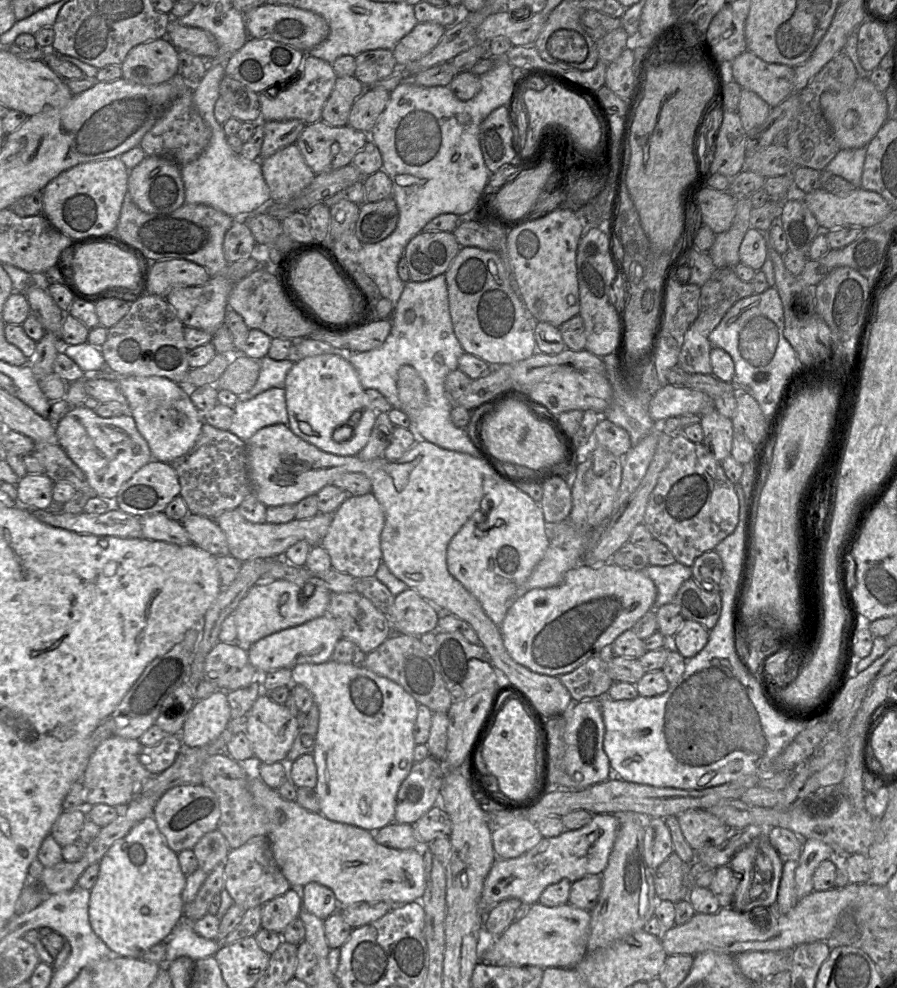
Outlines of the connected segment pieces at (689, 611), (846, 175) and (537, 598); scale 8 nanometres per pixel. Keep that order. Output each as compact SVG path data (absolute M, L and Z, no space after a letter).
M690 578L679 588L673 603L681 608L686 620L693 620L710 631L716 625L721 613L719 592L707 592Z
M866 147L856 149L840 149L826 166L826 170L861 187L861 177L866 157Z
M612 562L602 564L579 563L574 568L568 570L564 575L562 582L556 586L548 588L534 588L526 592L520 592L520 594L510 604L499 629L502 635L503 644L514 661L539 674L560 676L562 674L570 673L591 657L607 651L610 645L620 634L633 628L634 624L653 608L655 598L656 587L654 582L644 571L623 568L613 564Z

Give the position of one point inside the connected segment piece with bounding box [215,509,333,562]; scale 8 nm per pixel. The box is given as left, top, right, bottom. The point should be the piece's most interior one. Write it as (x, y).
(246, 540)

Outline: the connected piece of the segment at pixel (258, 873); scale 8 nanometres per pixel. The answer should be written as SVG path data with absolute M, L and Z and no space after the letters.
M256 836L237 849L230 850L225 863L225 889L234 904L250 909L286 893L291 887L277 865L266 836Z

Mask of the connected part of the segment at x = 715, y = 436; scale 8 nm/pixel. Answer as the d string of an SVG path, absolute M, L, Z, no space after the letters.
M714 410L703 415L700 424L703 430L702 444L721 463L731 453L734 436L731 419Z

